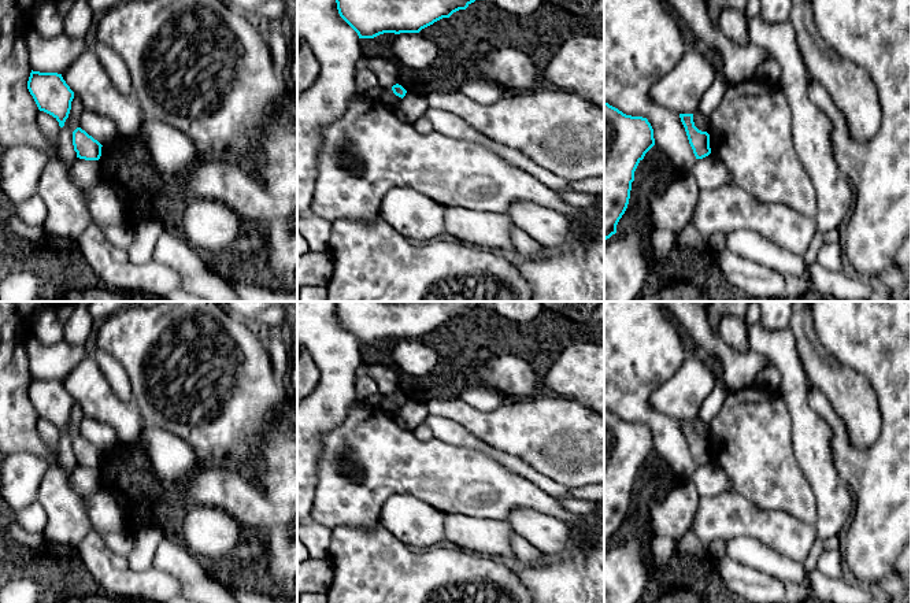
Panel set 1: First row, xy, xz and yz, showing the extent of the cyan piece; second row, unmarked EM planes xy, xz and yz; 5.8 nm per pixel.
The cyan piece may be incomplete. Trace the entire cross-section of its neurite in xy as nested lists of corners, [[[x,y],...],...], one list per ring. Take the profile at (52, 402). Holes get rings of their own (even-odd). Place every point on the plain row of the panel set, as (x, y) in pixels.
[[[30,380],[27,396],[40,418],[52,422],[63,434],[71,417],[74,399],[58,380]]]

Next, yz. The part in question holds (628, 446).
[[[604,410],[604,548],[616,540],[634,478],[653,452],[653,436],[647,425],[626,422]]]

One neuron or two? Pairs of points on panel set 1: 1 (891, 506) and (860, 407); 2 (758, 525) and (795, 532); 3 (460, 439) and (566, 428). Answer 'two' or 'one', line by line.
1: two
2: one
3: two

